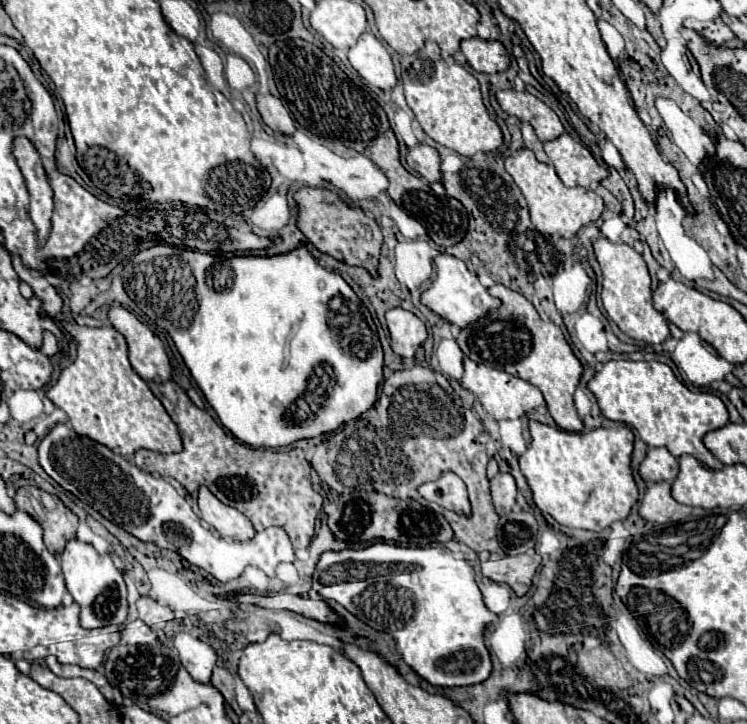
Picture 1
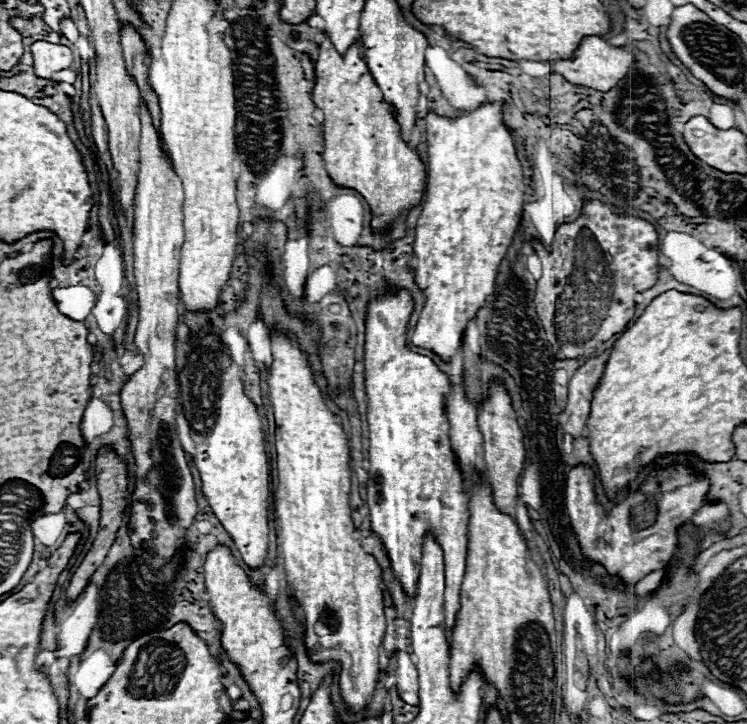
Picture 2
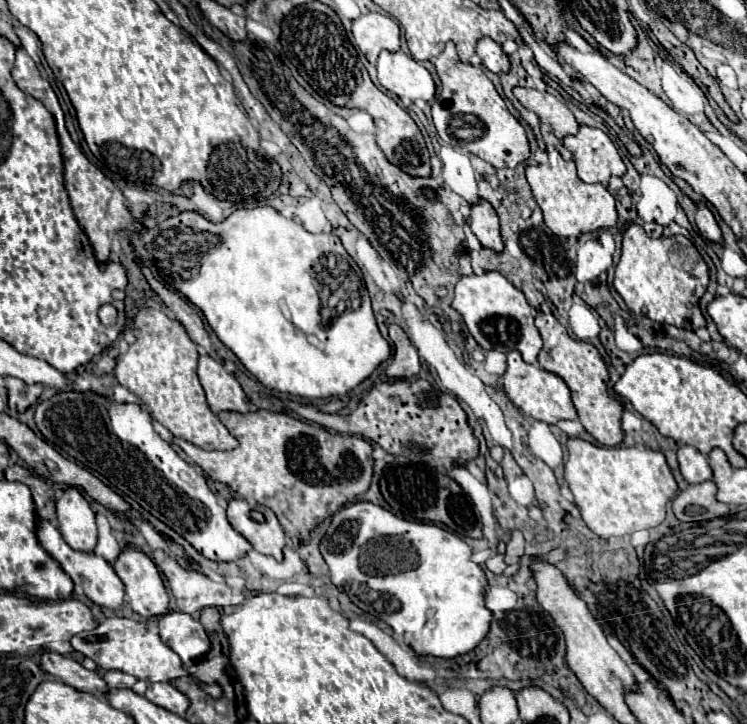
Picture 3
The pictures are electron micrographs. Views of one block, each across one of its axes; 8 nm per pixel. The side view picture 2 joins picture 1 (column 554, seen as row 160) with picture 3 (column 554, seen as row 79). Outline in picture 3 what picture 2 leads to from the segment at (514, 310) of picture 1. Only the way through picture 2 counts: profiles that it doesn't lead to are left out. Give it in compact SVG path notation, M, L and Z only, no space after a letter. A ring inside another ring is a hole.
M538 312L536 316L536 328L540 330L544 338L544 348L538 354L538 362L544 370L558 374L572 392L572 402L578 410L578 418L584 424L584 428L602 444L602 446L618 446L624 440L622 432L622 414L624 404L608 394L608 368L600 356L600 352L582 340L572 340L566 332L566 326L562 326L552 314Z

